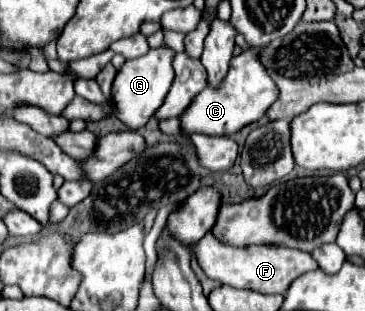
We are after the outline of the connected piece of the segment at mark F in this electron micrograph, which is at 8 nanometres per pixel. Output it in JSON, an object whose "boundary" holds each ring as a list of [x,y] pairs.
{"boundary":[[[210,232],[192,248],[206,276],[220,280],[222,284],[234,288],[248,288],[260,294],[286,294],[290,282],[300,274],[318,268],[312,254],[288,248],[288,246],[248,246],[248,248],[232,248],[220,240],[216,240]]]}

